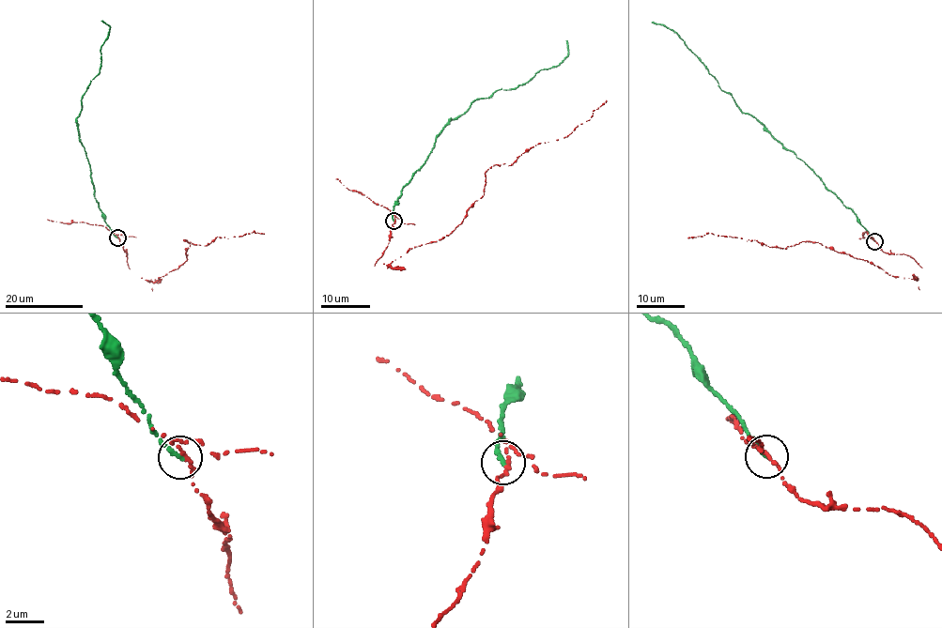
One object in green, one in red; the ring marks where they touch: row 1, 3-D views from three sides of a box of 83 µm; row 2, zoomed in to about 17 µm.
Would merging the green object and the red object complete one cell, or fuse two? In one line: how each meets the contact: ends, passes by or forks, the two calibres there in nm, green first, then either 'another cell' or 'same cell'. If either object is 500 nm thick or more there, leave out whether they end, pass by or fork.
green ends there; red ends there; 240 nm thick on the green side, 260 nm on the other; another cell

